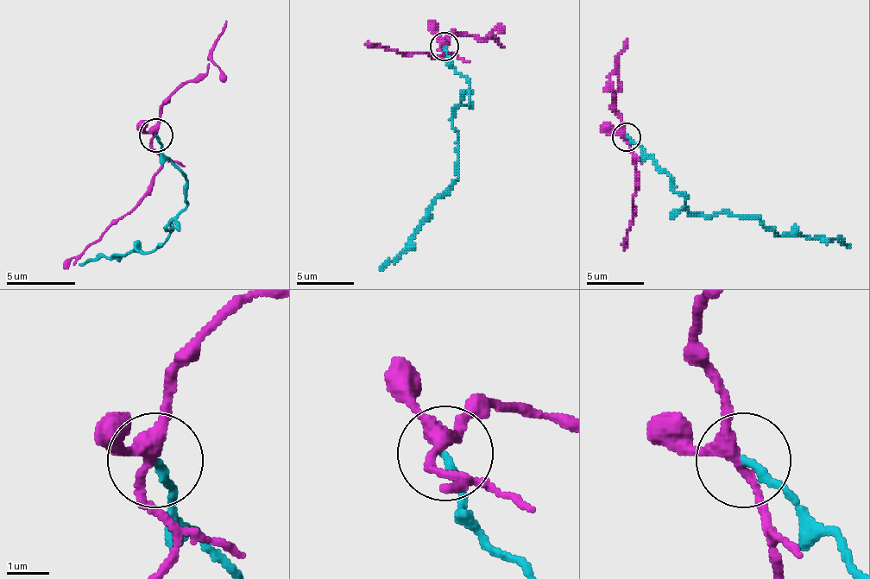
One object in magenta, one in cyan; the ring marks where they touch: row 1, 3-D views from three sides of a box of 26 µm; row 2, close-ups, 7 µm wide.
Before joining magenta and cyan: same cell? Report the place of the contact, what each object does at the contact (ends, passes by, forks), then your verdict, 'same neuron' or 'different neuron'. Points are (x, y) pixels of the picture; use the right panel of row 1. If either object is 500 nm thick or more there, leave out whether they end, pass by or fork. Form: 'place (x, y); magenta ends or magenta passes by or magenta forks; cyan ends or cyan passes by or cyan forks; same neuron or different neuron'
place (627, 136); magenta forks; cyan ends; different neuron

